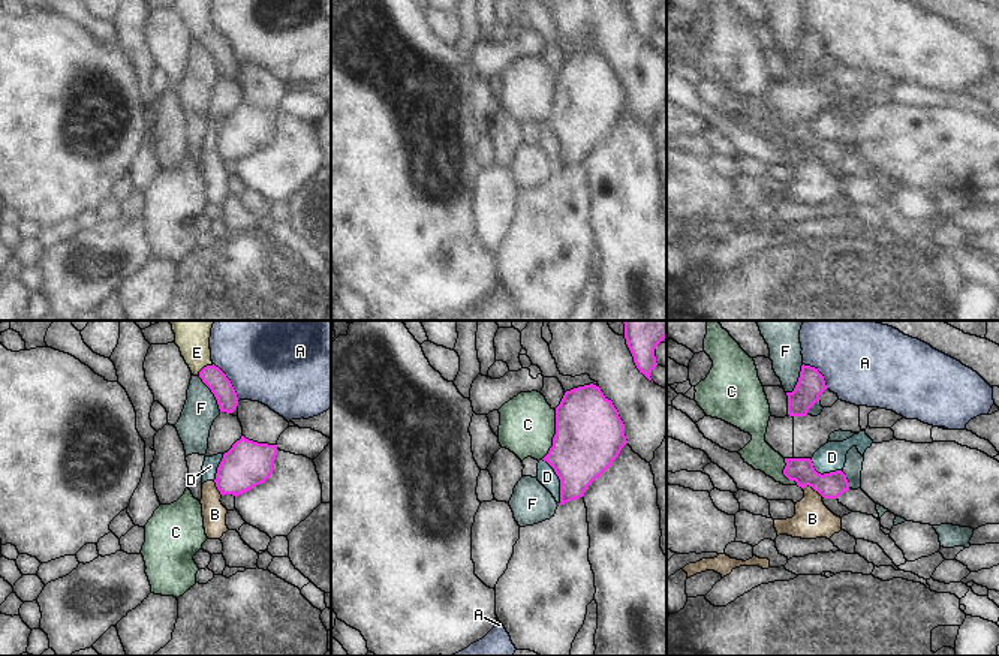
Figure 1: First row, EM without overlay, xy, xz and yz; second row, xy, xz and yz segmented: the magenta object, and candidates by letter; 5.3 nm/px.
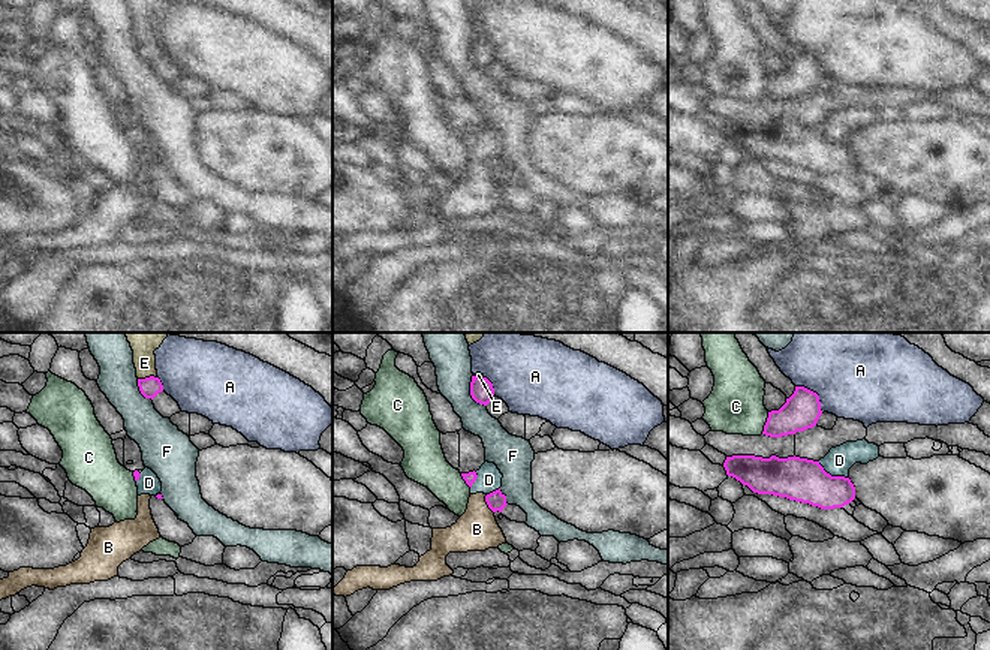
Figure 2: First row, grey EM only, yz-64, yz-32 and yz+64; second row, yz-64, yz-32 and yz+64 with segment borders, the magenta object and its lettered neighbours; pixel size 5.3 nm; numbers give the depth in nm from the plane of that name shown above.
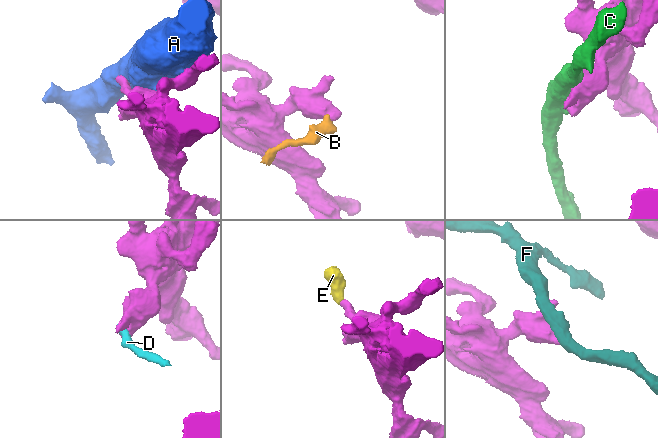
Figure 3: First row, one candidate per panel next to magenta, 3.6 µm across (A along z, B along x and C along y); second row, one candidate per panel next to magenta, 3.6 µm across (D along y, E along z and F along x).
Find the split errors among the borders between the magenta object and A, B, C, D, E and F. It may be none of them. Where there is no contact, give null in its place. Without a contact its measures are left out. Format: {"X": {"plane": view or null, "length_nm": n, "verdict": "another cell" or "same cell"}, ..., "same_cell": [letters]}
{"A": {"plane": "xy", "length_nm": 240, "verdict": "another cell"}, "B": {"plane": "yz", "length_nm": 120, "verdict": "another cell"}, "C": {"plane": "xz", "length_nm": 280, "verdict": "another cell"}, "D": {"plane": "xz", "length_nm": 260, "verdict": "another cell"}, "E": {"plane": "xy", "length_nm": 110, "verdict": "same cell"}, "F": {"plane": "xy", "length_nm": 220, "verdict": "another cell"}, "same_cell": ["E"]}

